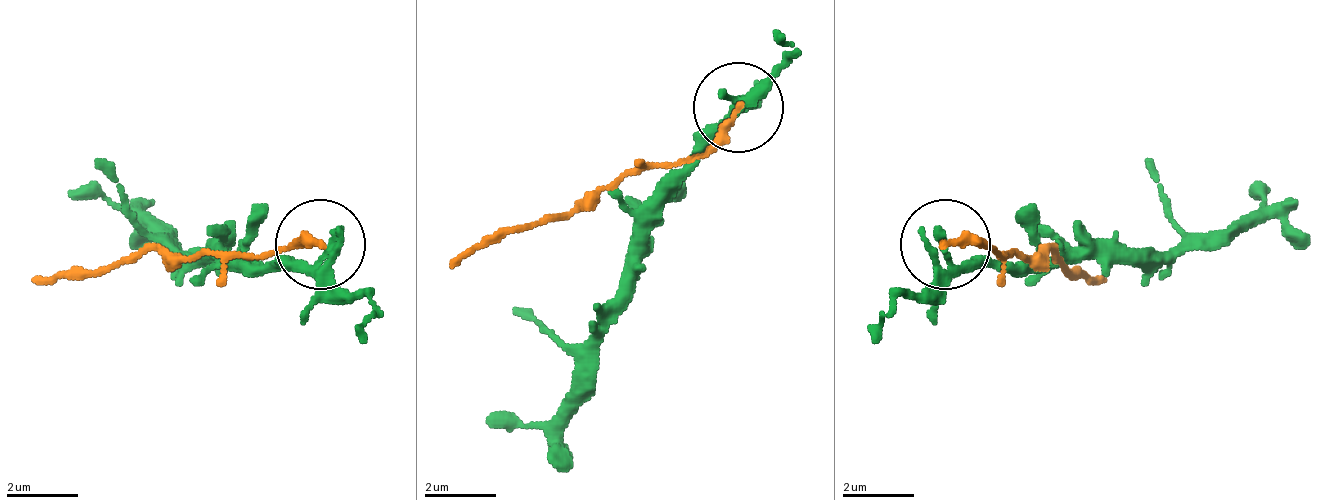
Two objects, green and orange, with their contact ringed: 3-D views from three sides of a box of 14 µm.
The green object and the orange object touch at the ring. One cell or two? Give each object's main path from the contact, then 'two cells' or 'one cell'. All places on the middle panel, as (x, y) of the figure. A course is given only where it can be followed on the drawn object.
course green (740, 109), (659, 208), (587, 379), (542, 424), (488, 424); course orange (740, 109), (695, 154), (569, 208), (497, 226), (452, 271); two cells

